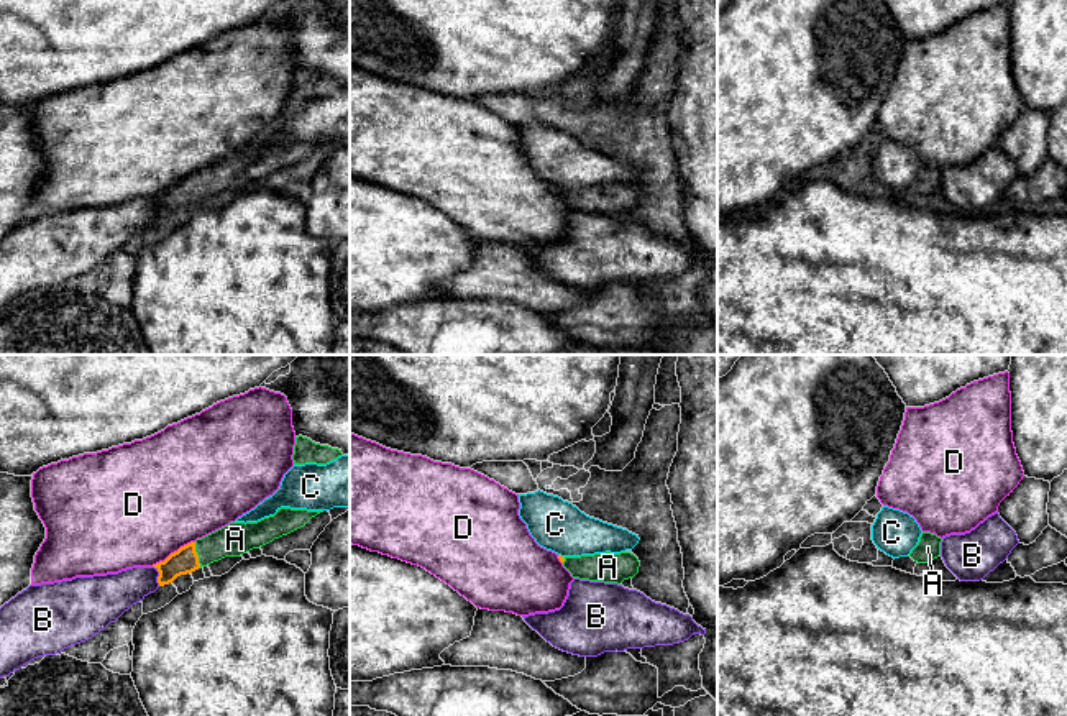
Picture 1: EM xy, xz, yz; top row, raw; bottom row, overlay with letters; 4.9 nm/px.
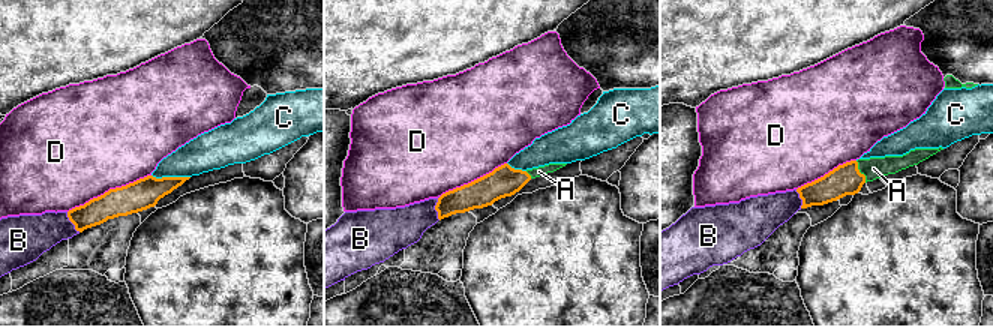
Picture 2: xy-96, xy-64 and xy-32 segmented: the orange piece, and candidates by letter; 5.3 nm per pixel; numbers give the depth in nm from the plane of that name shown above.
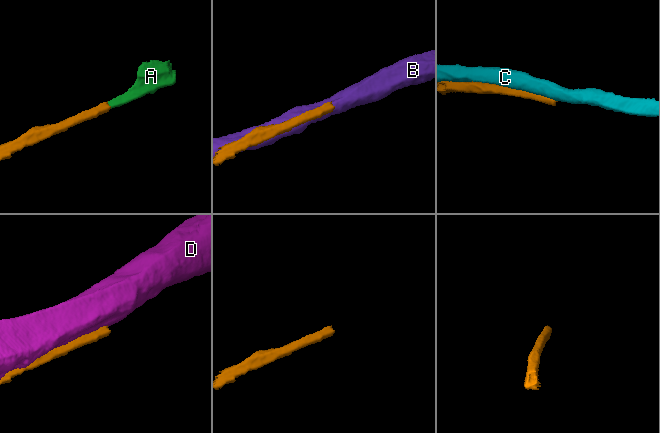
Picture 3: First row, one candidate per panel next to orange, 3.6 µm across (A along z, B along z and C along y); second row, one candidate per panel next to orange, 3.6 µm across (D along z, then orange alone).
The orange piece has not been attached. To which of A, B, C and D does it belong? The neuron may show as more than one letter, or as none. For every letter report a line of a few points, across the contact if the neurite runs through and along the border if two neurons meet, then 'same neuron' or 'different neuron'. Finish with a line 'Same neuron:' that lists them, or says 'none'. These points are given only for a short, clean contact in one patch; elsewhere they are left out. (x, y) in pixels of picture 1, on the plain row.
A: line xy (186, 192), (197, 188), (235, 171); same neuron
B: different neuron
C: different neuron
D: different neuron
Same neuron: A

